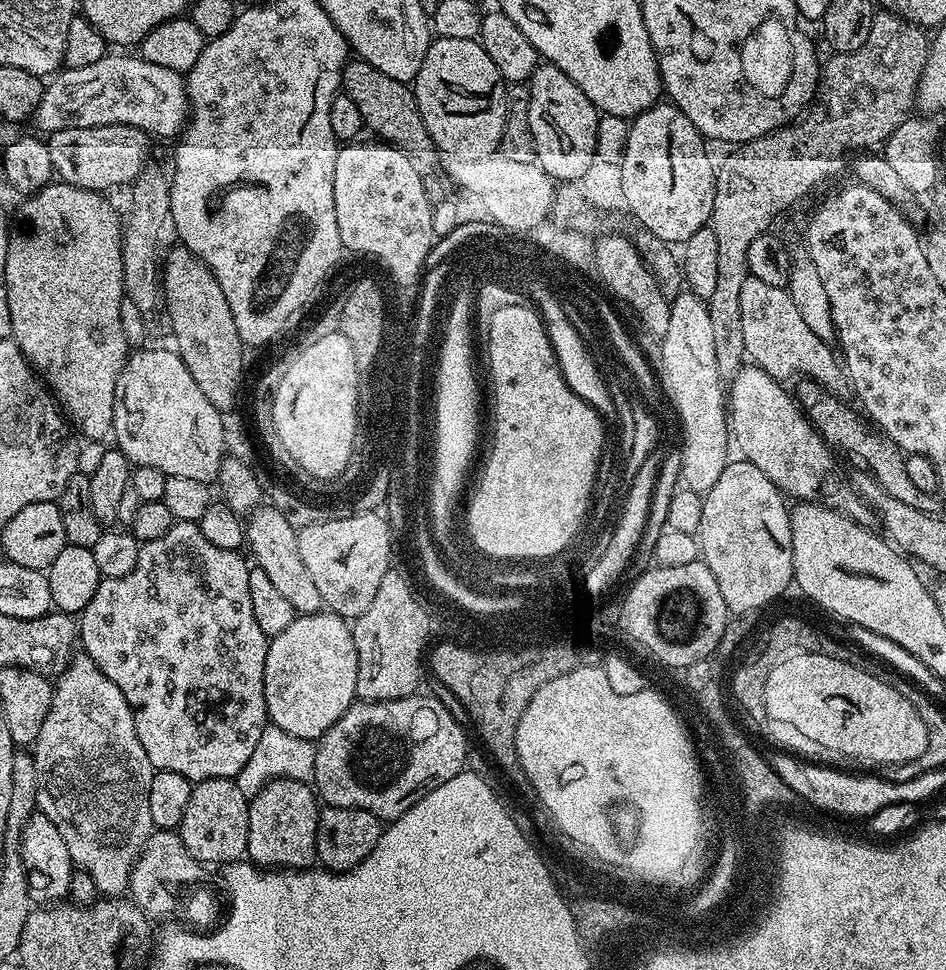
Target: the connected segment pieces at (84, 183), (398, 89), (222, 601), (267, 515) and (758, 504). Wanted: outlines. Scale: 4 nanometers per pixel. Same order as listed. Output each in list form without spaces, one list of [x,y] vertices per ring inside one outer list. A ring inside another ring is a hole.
[[[129,124],[58,130],[47,137],[46,143],[53,173],[63,183],[101,194],[107,193],[107,188],[116,188],[119,184],[131,185],[150,160],[148,133]]]
[[[352,58],[344,65],[342,92],[354,101],[354,106],[358,106],[358,114],[362,114],[364,127],[369,133],[377,132],[380,135],[377,137],[383,143],[401,148],[403,152],[420,152],[421,161],[431,158],[434,148],[432,139],[422,122],[422,114],[416,105],[415,91],[405,81],[390,78],[364,60]]]
[[[175,521],[170,530],[162,534],[162,538],[145,540],[139,545],[137,564],[128,574],[124,577],[103,577],[98,590],[94,590],[94,598],[90,598],[90,602],[78,616],[79,643],[83,651],[94,658],[98,670],[102,670],[102,674],[106,674],[106,678],[110,678],[110,682],[114,682],[114,686],[122,690],[122,698],[126,698],[134,714],[134,730],[138,730],[138,742],[142,742],[142,750],[146,750],[146,758],[150,758],[153,769],[182,774],[193,782],[206,778],[235,778],[242,766],[246,766],[262,730],[270,722],[264,693],[264,671],[270,637],[262,634],[258,622],[254,622],[254,609],[250,606],[250,564],[240,555],[237,550],[222,550],[219,546],[206,542],[199,523]]]
[[[257,506],[252,509],[244,526],[244,539],[247,551],[252,551],[251,559],[255,567],[266,570],[270,582],[294,606],[297,614],[321,611],[322,601],[318,586],[314,586],[306,565],[302,563],[302,554],[298,554],[297,529],[287,520],[285,513],[273,506]]]
[[[733,459],[718,474],[718,482],[709,492],[703,493],[702,522],[698,539],[703,563],[707,564],[710,574],[718,578],[718,590],[726,598],[729,613],[737,614],[756,608],[765,609],[772,599],[783,597],[788,592],[788,584],[793,583],[792,570],[792,531],[790,530],[790,508],[786,497],[779,488],[758,470],[749,460]]]

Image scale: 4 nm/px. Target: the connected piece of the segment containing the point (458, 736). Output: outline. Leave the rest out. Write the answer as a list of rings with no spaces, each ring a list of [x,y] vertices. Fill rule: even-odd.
[[[417,694],[406,698],[398,698],[397,700],[360,700],[359,702],[353,702],[346,710],[346,714],[342,714],[342,718],[338,718],[338,722],[334,722],[334,726],[330,726],[330,730],[326,730],[326,734],[320,737],[316,744],[314,774],[311,783],[314,785],[319,799],[325,805],[334,808],[366,810],[377,816],[382,822],[397,820],[402,814],[406,814],[406,810],[410,810],[410,806],[414,806],[414,802],[418,802],[426,794],[430,794],[430,790],[442,786],[442,782],[450,782],[450,778],[454,778],[460,772],[465,771],[467,764],[464,763],[468,760],[468,736],[464,733],[462,725],[464,724],[459,719],[451,716],[442,702],[429,694]]]

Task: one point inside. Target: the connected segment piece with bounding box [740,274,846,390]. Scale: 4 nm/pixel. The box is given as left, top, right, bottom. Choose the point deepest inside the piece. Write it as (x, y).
(777, 339)

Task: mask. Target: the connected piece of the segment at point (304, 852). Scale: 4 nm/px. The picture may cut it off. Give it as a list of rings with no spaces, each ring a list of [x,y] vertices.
[[[278,778],[271,780],[256,796],[248,801],[248,851],[247,859],[257,866],[275,866],[276,868],[299,868],[308,870],[317,863],[316,831],[321,805],[311,783],[303,780]]]

